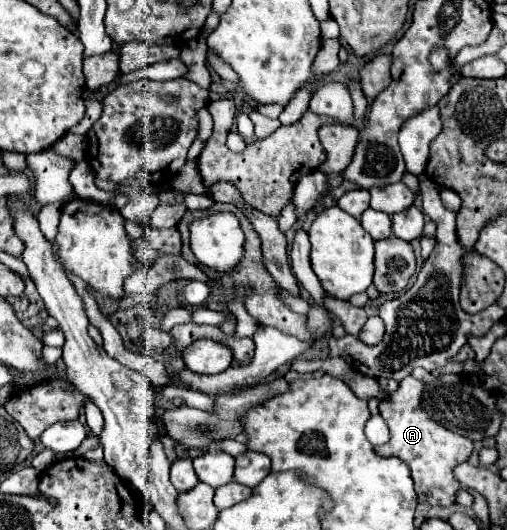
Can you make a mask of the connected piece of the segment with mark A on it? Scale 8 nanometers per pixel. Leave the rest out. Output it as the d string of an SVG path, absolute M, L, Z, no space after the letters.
M409 375L399 383L399 389L395 393L389 393L389 401L379 403L379 413L391 431L391 439L375 451L381 457L399 457L411 467L419 503L449 507L455 503L455 493L461 487L459 481L453 477L453 469L455 465L469 459L473 441L459 437L453 431L447 431L439 423L431 421L421 409L421 391L423 383Z

